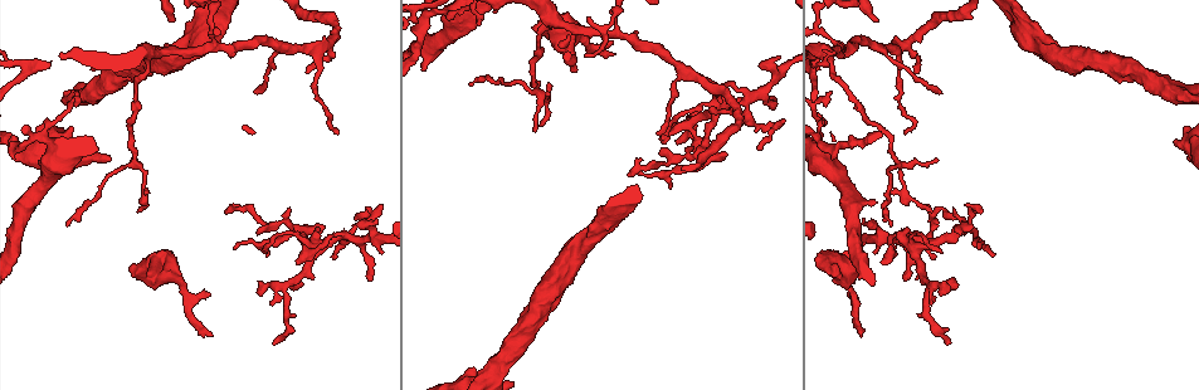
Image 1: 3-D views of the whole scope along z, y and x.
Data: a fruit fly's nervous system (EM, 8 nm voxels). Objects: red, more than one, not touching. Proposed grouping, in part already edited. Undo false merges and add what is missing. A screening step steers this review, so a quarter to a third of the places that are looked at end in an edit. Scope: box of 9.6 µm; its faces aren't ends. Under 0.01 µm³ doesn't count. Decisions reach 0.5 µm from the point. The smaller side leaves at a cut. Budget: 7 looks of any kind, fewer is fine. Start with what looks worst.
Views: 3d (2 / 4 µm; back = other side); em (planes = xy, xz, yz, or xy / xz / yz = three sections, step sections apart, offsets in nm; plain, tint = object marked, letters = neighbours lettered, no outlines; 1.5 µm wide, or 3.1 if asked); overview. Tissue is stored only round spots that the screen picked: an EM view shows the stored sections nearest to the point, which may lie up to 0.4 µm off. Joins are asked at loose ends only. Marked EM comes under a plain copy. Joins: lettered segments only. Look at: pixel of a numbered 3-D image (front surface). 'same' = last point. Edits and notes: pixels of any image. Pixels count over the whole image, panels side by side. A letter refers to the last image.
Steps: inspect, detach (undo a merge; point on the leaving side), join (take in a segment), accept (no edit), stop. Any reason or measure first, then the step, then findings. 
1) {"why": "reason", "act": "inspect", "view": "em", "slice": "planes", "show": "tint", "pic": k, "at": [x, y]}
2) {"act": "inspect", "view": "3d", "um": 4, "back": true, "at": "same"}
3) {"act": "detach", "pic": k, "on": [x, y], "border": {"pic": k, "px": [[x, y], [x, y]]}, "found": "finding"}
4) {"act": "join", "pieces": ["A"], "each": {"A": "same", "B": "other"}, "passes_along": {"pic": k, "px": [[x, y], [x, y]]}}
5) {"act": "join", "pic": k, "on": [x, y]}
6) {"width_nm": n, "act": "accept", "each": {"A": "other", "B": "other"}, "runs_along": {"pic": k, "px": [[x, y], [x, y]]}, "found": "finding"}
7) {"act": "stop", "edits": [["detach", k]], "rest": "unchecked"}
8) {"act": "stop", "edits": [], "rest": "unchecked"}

{"why": "branch stops here", "act": "inspect", "view": "3d", "um": 2, "pic": 1, "at": [615, 53]}

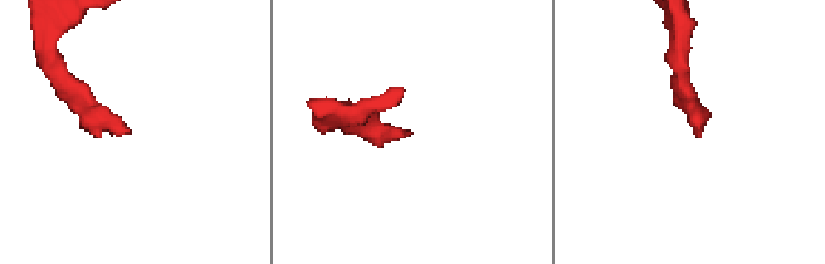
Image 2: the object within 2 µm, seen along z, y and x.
{"act": "inspect", "view": "em", "slice": "xy", "step": 8, "show": "letters", "pic": 2, "at": [405, 135]}

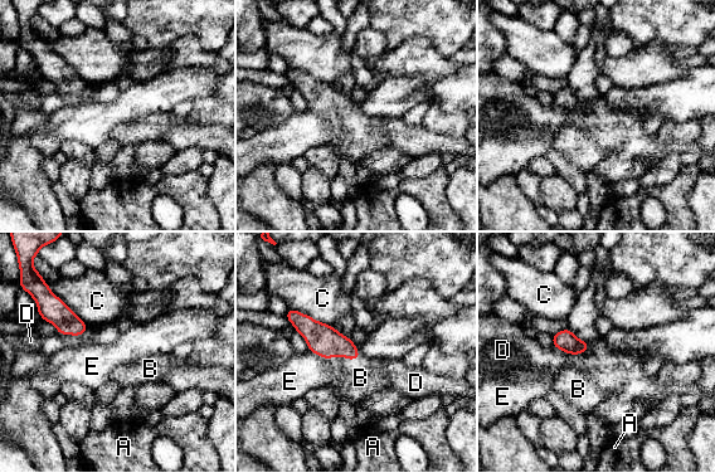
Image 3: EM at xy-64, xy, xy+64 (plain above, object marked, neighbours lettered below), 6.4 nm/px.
{"why": "cut it another way", "act": "inspect", "view": "em", "slice": "planes", "show": "letters", "at": "same"}

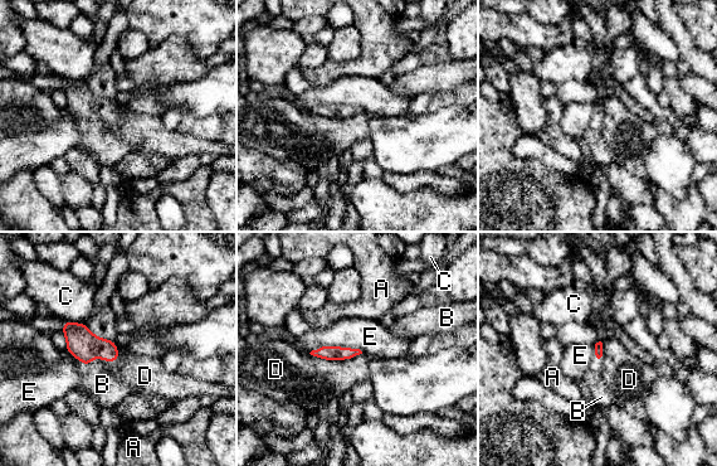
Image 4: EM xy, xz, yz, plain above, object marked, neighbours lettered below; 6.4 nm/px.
{"act": "join", "pieces": ["B"], "each": {"A": "other", "B": "same", "C": "other", "D": "other", "E": "other"}, "found": "the neuron continues"}

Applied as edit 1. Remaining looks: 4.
{"why": "free end", "act": "inspect", "view": "3d", "um": 2, "pic": 1, "at": [831, 91]}

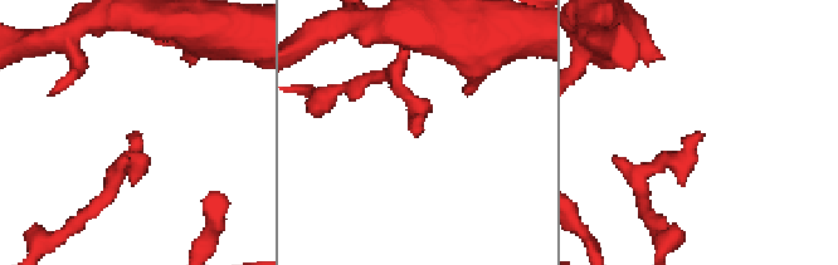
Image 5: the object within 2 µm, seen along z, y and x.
{"why": "now the EM", "act": "inspect", "view": "em", "slice": "planes", "show": "letters", "pic": 5, "at": [140, 133]}

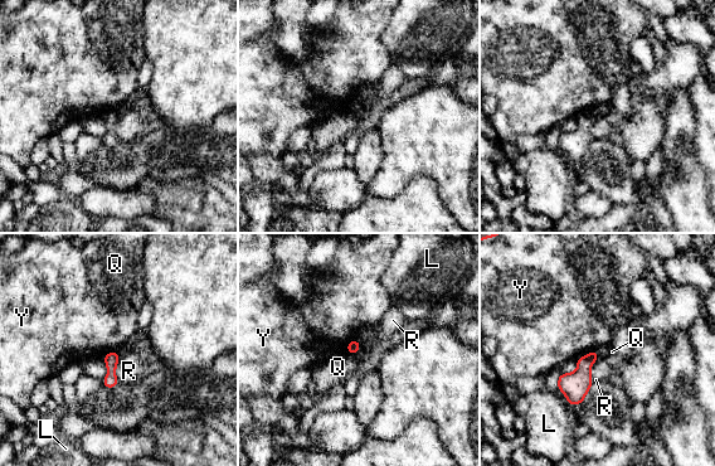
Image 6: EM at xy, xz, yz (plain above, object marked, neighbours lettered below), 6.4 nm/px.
{"act": "accept", "each": {"L": "other", "Q": "other", "R": "other", "Y": "other"}, "border": {"pic": 6, "px": [[120, 357], [115, 370], [118, 382]]}, "found": "none of them fits"}

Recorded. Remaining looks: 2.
{"act": "stop", "edits": [["join", 4]], "rest": "unchecked"}

